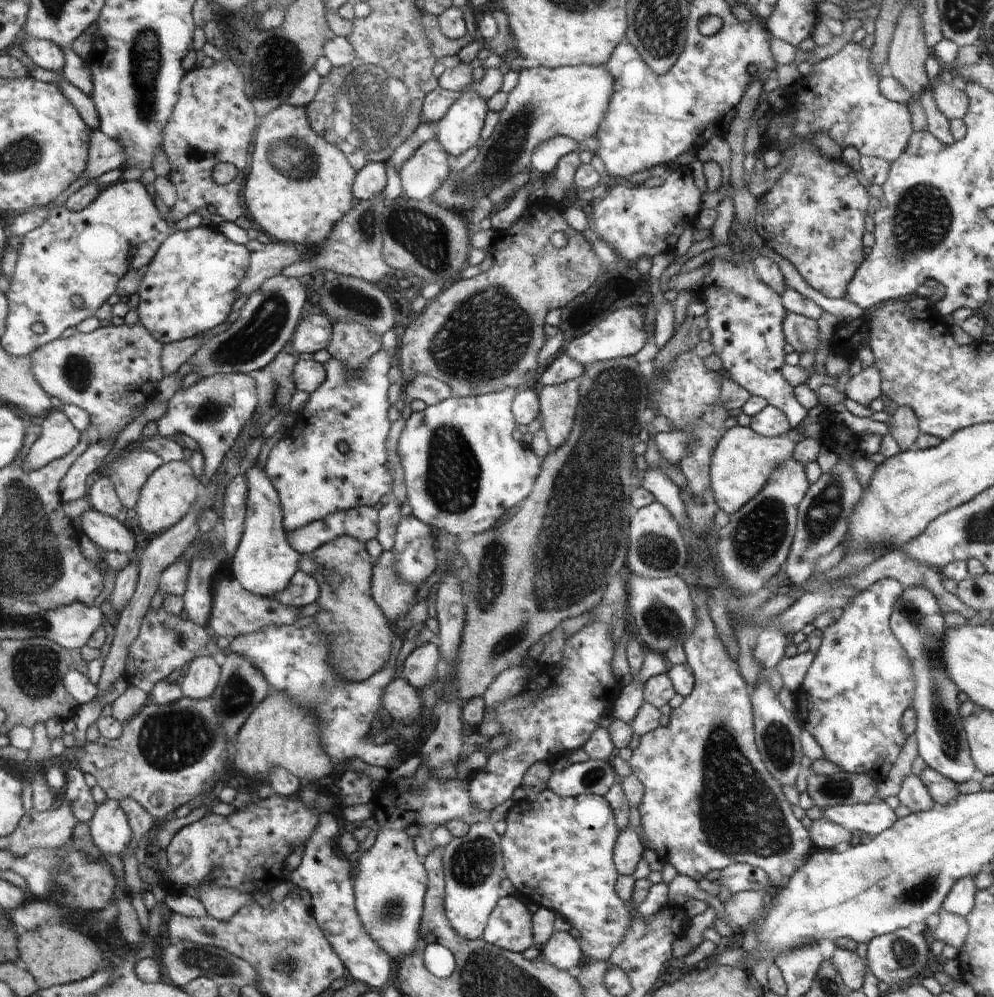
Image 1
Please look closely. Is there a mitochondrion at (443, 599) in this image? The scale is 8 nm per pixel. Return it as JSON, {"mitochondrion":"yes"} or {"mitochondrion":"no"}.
{"mitochondrion":"no"}

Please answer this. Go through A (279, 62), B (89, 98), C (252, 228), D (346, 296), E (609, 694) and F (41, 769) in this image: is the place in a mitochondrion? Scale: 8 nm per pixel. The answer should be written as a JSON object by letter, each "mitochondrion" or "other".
{"A":"mitochondrion","B":"other","C":"other","D":"mitochondrion","E":"other","F":"other"}

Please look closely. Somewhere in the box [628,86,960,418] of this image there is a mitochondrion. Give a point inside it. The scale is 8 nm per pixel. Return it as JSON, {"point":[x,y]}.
{"point":[922,217]}

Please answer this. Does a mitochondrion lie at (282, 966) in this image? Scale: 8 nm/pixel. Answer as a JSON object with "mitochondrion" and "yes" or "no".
{"mitochondrion":"yes"}

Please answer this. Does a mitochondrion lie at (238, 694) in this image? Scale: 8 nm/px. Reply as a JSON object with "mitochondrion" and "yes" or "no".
{"mitochondrion":"yes"}

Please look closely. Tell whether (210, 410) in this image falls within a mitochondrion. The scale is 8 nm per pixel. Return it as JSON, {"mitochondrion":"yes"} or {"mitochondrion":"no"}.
{"mitochondrion":"yes"}

